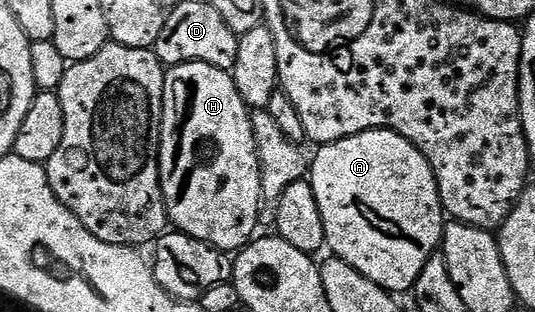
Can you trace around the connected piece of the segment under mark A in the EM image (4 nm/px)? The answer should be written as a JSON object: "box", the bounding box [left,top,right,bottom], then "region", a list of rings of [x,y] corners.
{"box":[308,129,444,295],"region":[[[369,129],[360,135],[323,145],[312,157],[308,180],[320,203],[320,219],[324,219],[324,235],[329,252],[347,261],[372,283],[391,295],[409,294],[413,290],[424,263],[439,252],[444,228],[444,210],[428,159],[408,139],[390,129]]]}

